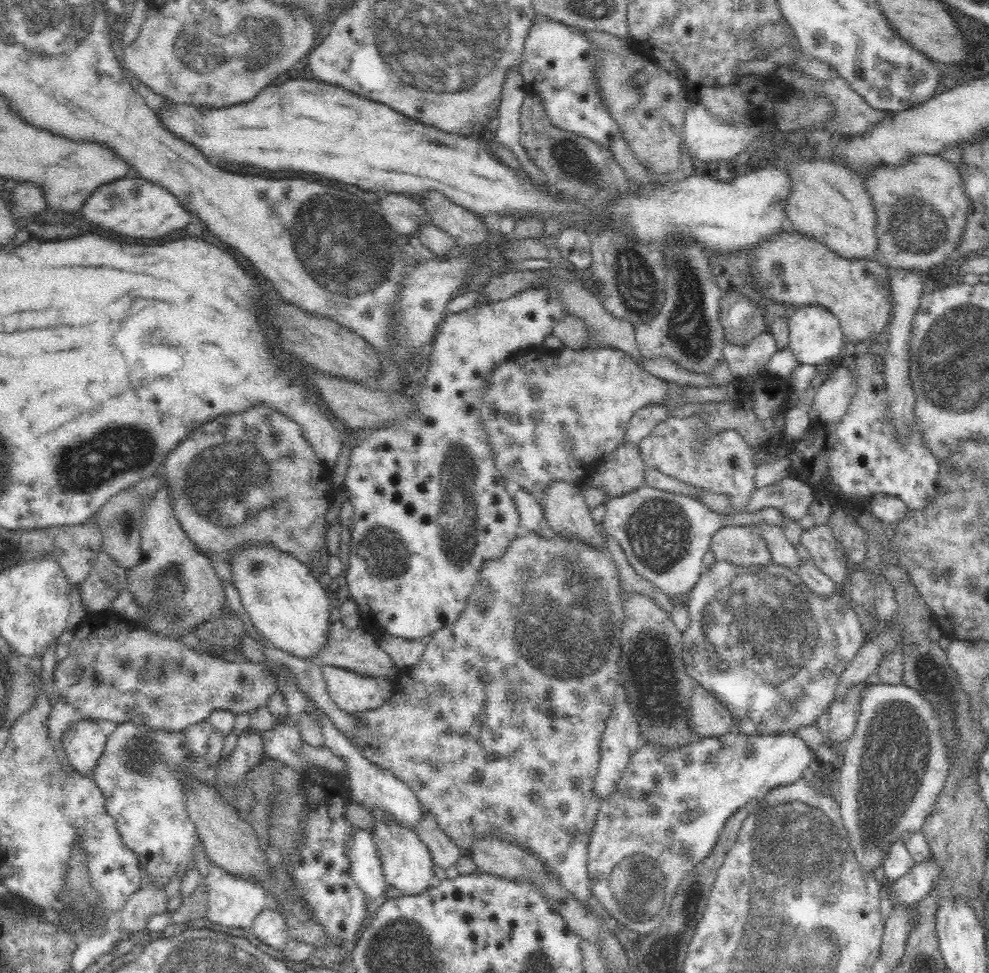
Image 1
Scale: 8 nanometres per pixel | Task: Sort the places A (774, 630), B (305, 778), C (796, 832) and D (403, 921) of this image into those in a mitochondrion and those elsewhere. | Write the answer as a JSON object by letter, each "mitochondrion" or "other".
{"A":"mitochondrion","B":"other","C":"mitochondrion","D":"mitochondrion"}

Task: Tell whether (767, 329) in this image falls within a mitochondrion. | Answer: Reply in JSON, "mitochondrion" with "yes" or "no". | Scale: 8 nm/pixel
{"mitochondrion":"no"}

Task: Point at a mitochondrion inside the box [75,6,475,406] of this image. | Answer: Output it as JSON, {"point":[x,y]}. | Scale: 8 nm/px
{"point":[335,260]}

